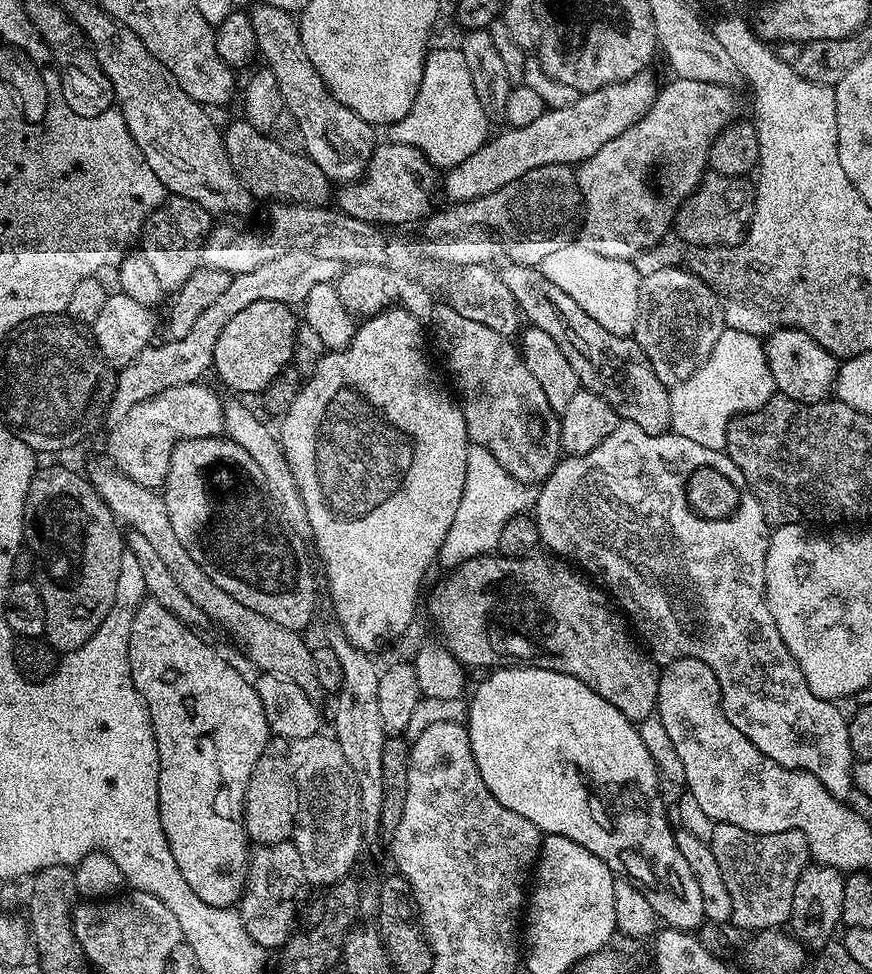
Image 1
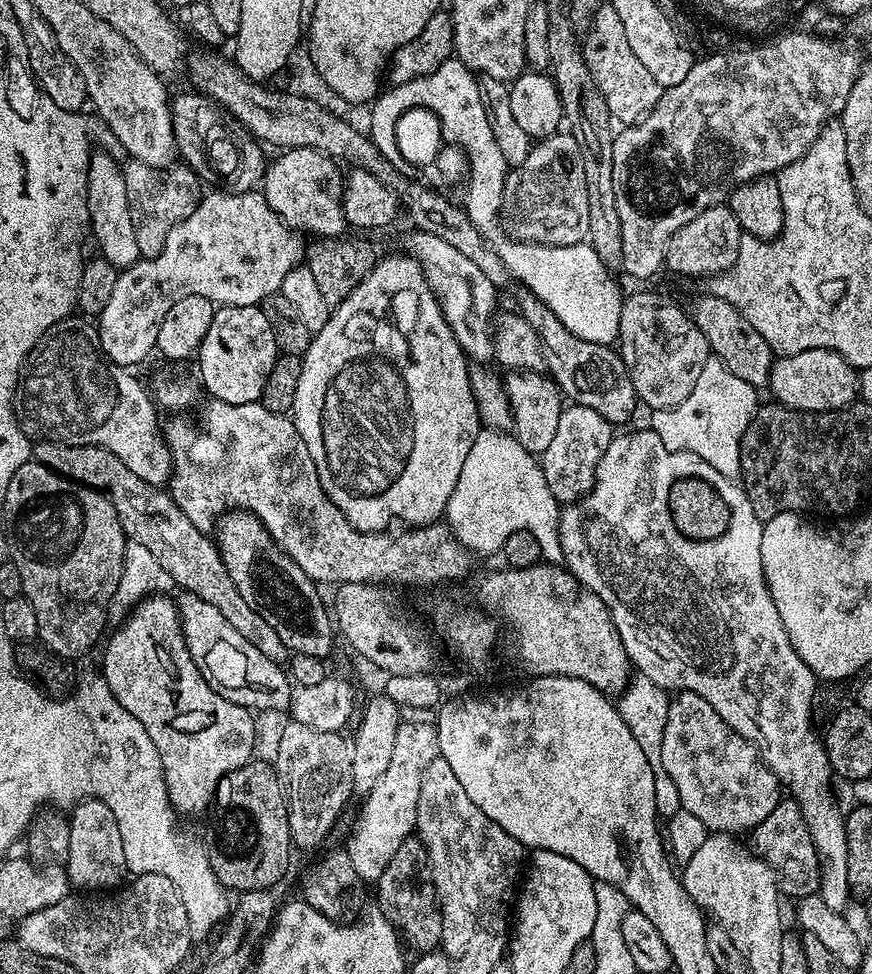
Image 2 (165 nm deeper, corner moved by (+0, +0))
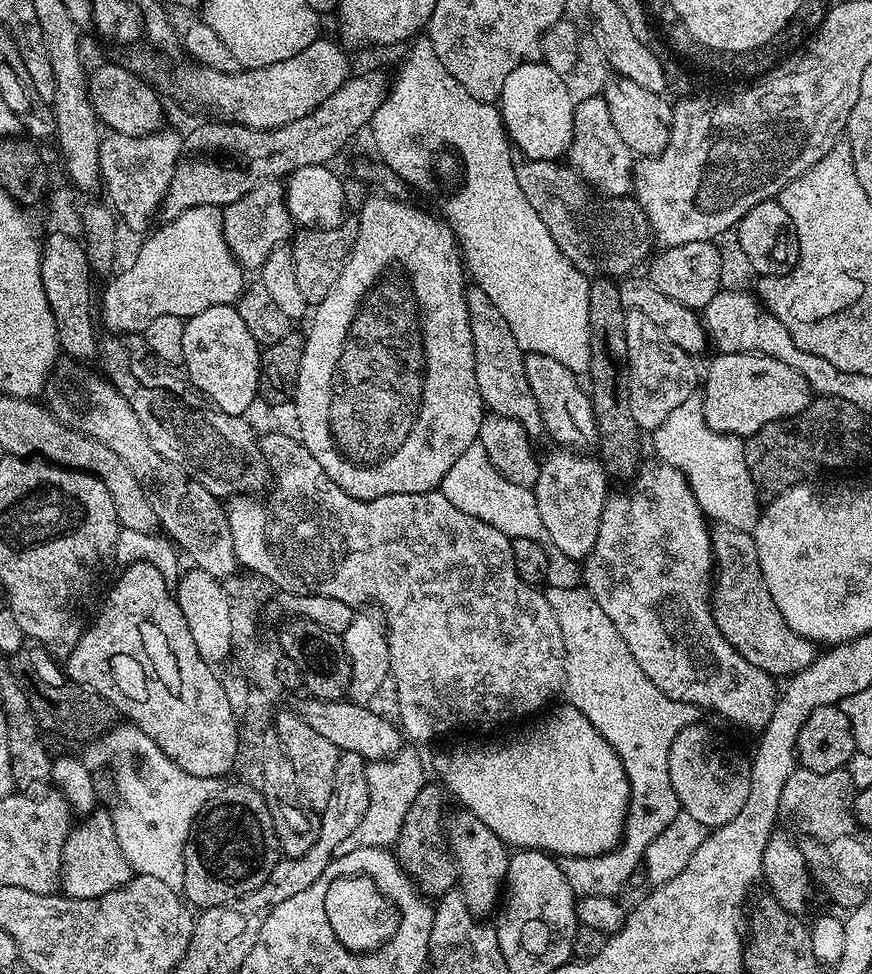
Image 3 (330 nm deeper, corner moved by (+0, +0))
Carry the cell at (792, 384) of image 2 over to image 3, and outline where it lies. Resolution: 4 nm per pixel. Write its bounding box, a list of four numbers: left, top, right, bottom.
[702,352,814,438]

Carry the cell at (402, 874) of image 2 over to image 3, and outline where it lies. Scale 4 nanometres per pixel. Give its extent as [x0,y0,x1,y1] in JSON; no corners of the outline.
[394,783,460,898]

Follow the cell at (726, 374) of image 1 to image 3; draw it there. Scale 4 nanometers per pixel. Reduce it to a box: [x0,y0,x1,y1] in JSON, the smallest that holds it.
[651,395,762,533]

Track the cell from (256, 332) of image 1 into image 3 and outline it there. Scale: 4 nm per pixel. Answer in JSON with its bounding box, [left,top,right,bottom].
[182,305,261,416]

